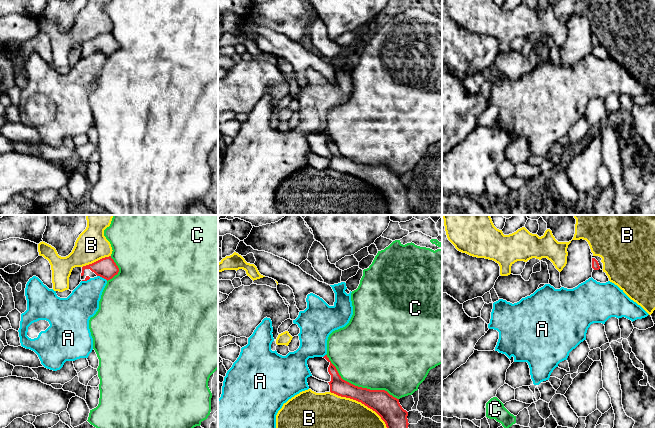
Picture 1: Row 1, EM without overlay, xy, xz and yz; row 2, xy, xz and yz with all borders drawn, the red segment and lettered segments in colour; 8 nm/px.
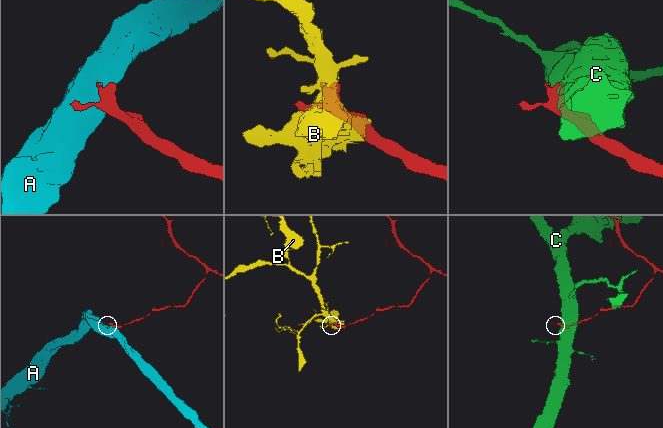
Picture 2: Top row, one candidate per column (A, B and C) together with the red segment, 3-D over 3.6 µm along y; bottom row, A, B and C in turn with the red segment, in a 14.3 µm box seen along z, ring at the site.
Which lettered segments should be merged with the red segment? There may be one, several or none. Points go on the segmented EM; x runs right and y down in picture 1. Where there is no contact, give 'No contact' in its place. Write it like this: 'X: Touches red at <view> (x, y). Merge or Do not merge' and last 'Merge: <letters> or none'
A: Touches red at xy (102, 277). Do not merge
B: Touches red at xz (360, 401). Do not merge
C: Touches red at xz (357, 386). Do not merge
Merge: none

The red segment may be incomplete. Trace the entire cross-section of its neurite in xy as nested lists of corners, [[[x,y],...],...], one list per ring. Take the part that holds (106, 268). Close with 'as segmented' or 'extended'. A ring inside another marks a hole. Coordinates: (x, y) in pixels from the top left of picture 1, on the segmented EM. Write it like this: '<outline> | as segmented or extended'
[[[109,257],[102,258],[92,264],[82,267],[81,280],[87,281],[90,278],[100,276],[107,281],[112,279],[119,272],[114,260]]] | extended

